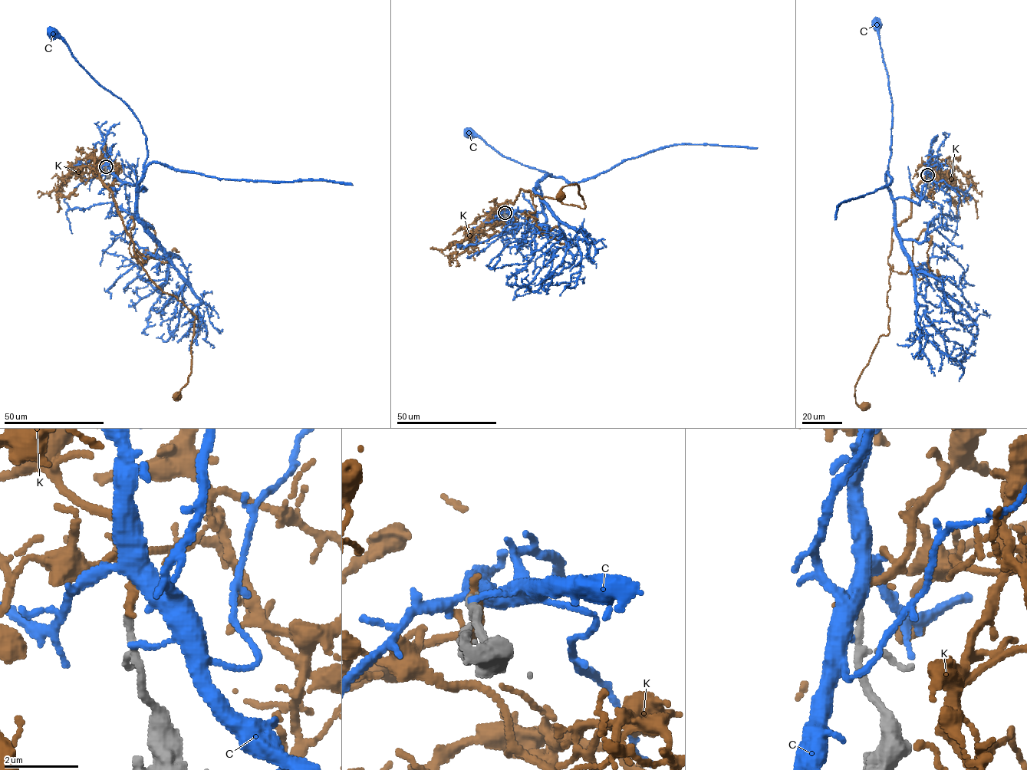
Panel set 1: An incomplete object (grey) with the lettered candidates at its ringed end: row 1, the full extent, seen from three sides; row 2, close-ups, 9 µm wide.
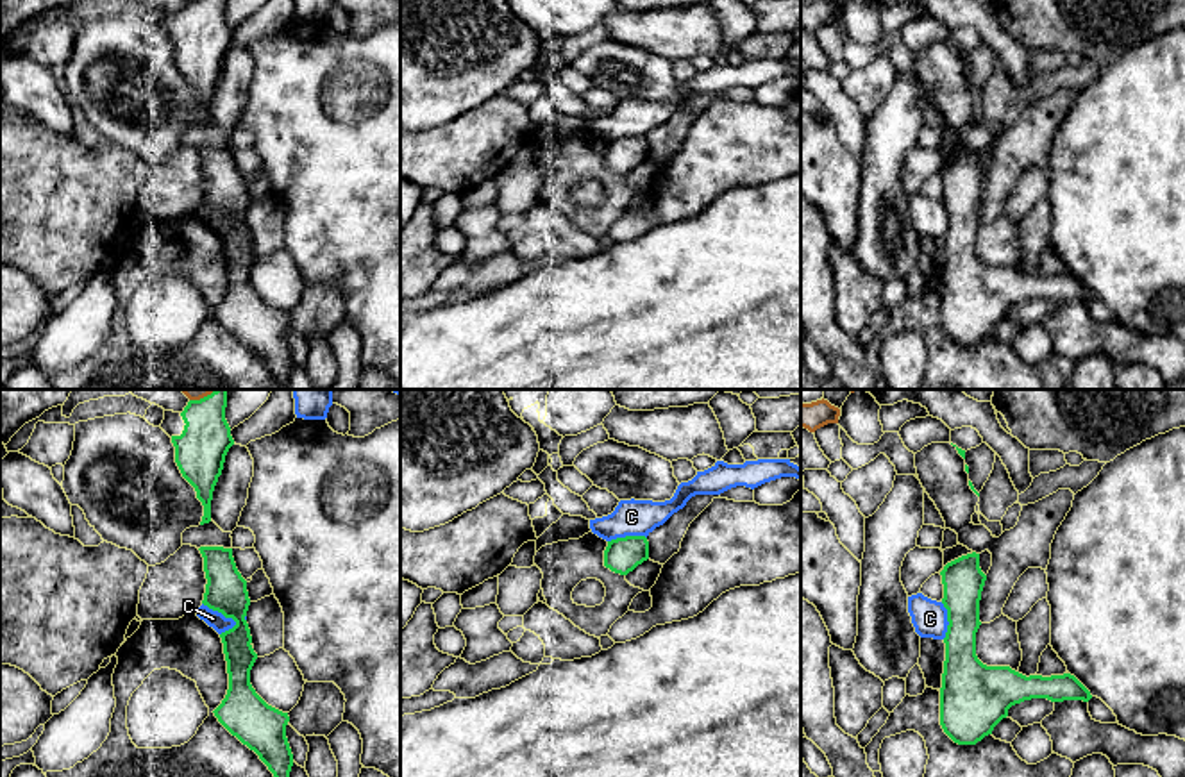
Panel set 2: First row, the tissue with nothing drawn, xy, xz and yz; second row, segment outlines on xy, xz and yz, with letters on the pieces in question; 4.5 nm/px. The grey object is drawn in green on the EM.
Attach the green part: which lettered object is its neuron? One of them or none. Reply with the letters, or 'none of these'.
K

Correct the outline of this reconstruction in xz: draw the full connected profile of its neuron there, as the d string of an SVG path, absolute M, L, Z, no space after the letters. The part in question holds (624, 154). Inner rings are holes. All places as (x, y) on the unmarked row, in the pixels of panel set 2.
M645 136L611 139L604 150L604 166L620 175L627 175L647 159L649 141Z

